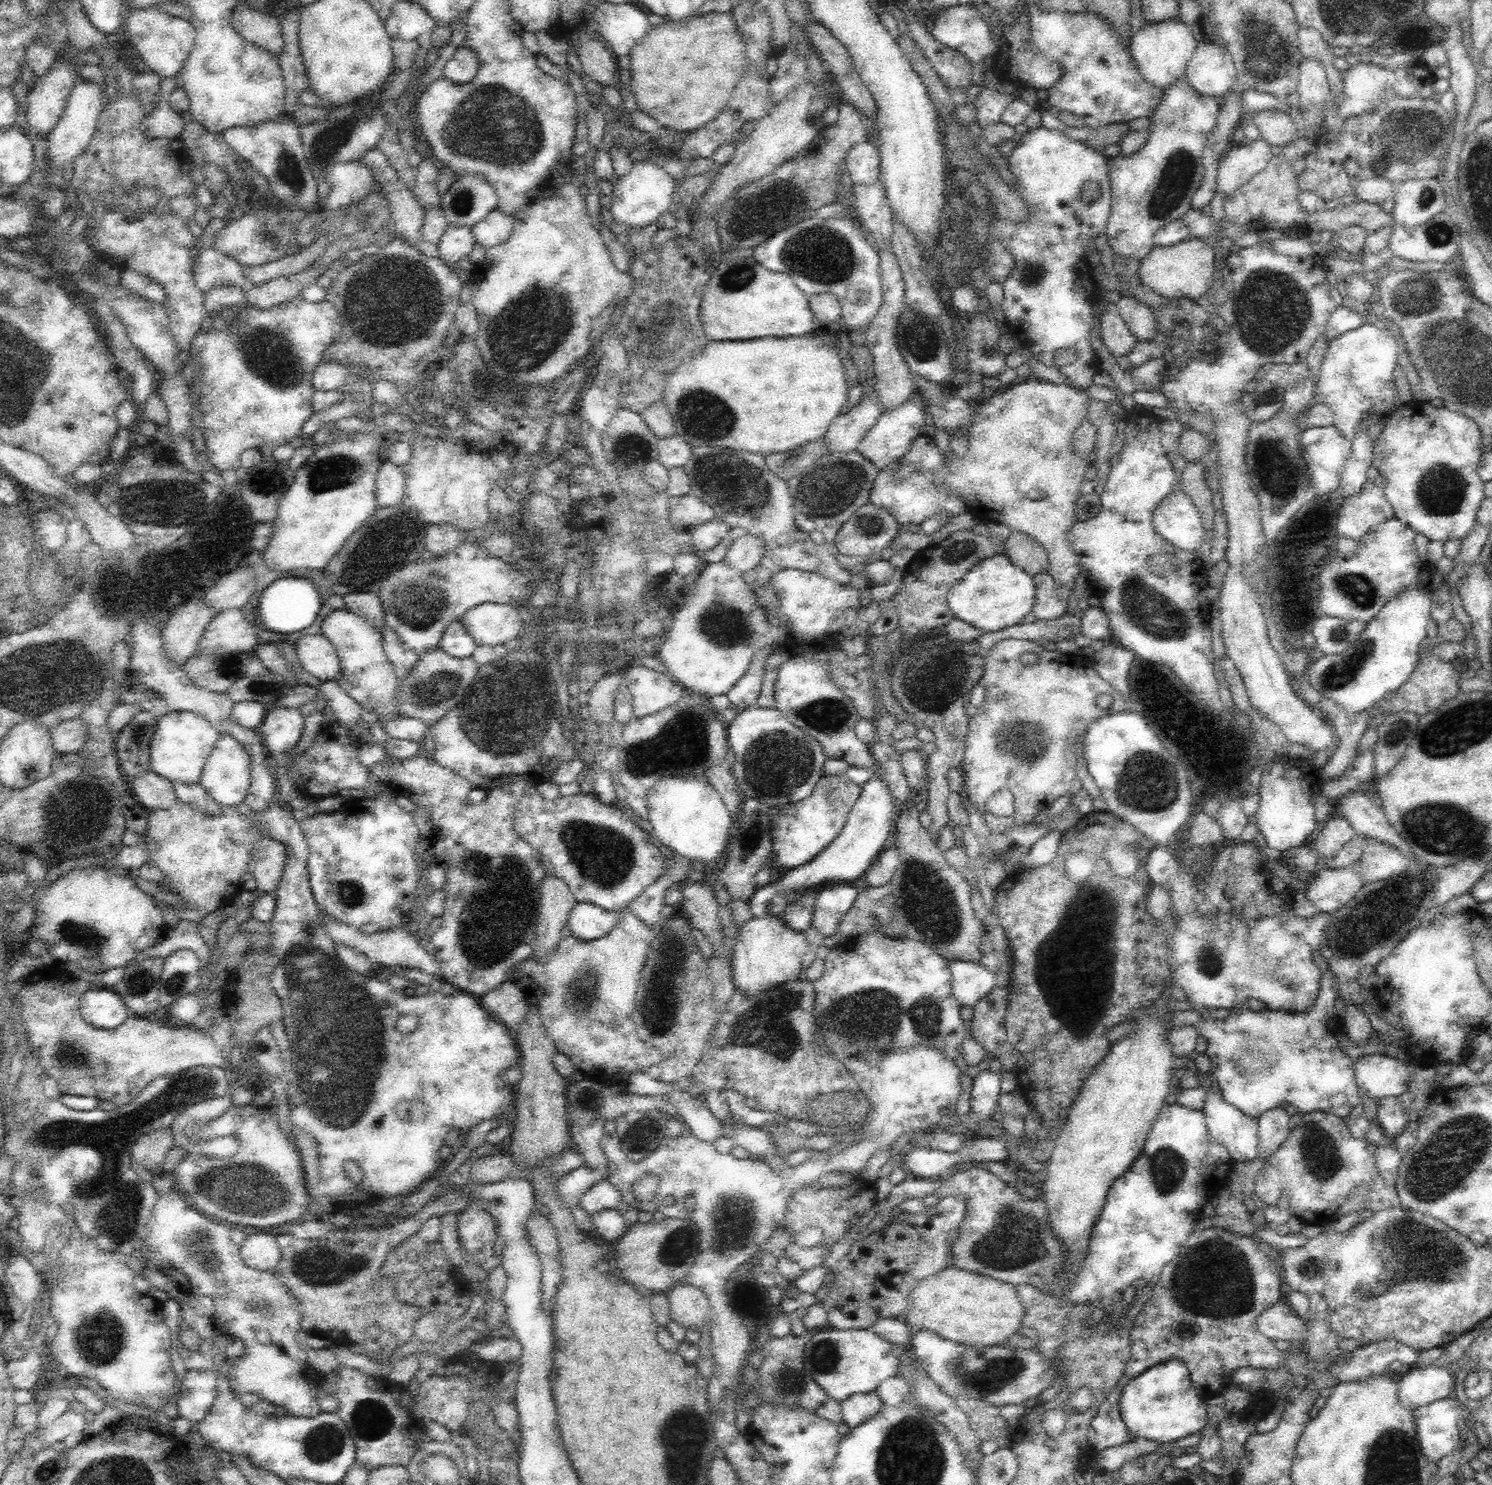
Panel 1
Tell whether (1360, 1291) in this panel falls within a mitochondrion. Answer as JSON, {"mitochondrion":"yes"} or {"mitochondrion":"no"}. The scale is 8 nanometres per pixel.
{"mitochondrion":"yes"}

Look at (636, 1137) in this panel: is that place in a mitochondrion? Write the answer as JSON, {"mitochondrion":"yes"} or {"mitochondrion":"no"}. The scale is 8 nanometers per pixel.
{"mitochondrion":"yes"}

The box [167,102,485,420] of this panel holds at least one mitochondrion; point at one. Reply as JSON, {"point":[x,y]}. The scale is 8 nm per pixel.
{"point":[400,302]}

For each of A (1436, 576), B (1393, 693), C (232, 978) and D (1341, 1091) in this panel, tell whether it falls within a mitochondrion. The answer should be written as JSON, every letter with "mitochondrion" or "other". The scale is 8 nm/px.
{"A":"other","B":"other","C":"other","D":"other"}

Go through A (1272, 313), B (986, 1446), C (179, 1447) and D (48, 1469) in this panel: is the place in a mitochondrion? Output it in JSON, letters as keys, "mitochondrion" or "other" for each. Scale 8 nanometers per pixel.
{"A":"mitochondrion","B":"other","C":"other","D":"mitochondrion"}

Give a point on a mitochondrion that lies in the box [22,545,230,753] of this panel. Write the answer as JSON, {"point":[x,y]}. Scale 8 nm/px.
{"point":[138,734]}

